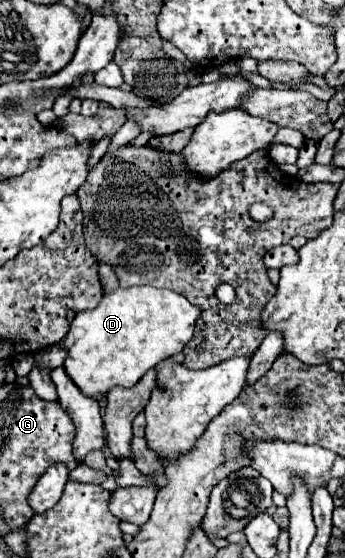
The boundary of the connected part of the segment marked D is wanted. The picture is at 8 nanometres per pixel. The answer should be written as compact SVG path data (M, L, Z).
M132 286L132 288L116 288L112 292L106 292L98 308L76 314L66 338L60 342L62 348L68 352L64 360L66 374L88 398L104 396L114 386L130 388L158 362L184 350L184 346L190 342L194 334L194 324L198 316L200 310L192 306L184 296L178 296L172 290L156 290L152 286Z

